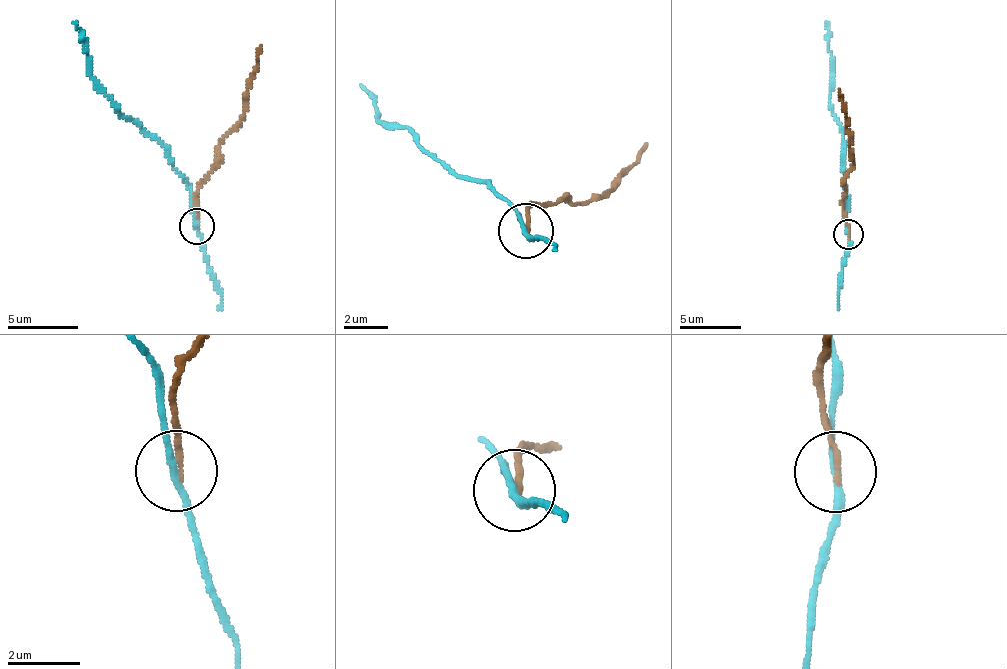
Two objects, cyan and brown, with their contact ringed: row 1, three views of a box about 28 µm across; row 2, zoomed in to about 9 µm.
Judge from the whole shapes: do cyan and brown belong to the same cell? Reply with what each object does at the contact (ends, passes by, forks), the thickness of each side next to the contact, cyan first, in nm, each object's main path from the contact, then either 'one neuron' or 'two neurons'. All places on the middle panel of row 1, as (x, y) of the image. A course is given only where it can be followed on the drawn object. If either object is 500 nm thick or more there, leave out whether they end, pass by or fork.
cyan passes by | brown ends | 170/170 nm | cyan via (527, 231), (515, 205), (460, 180), (415, 131), (380, 118), (374, 94), (358, 84) | brown via (527, 231), (532, 202), (561, 199), (575, 204), (604, 198), (646, 143) | two neurons

